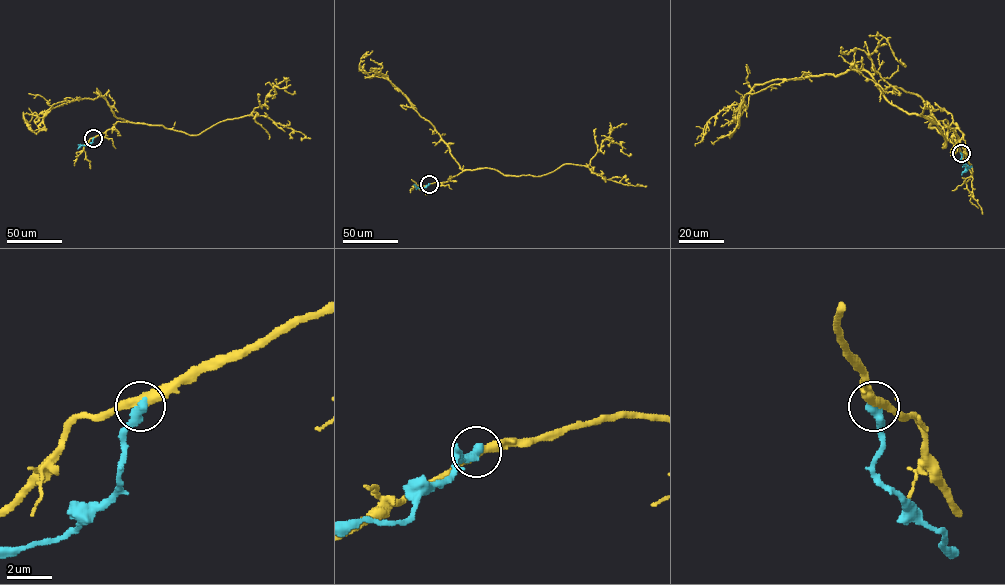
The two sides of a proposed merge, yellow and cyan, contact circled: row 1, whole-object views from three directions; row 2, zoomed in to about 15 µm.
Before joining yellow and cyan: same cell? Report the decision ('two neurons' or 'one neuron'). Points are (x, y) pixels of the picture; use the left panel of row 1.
two neurons

